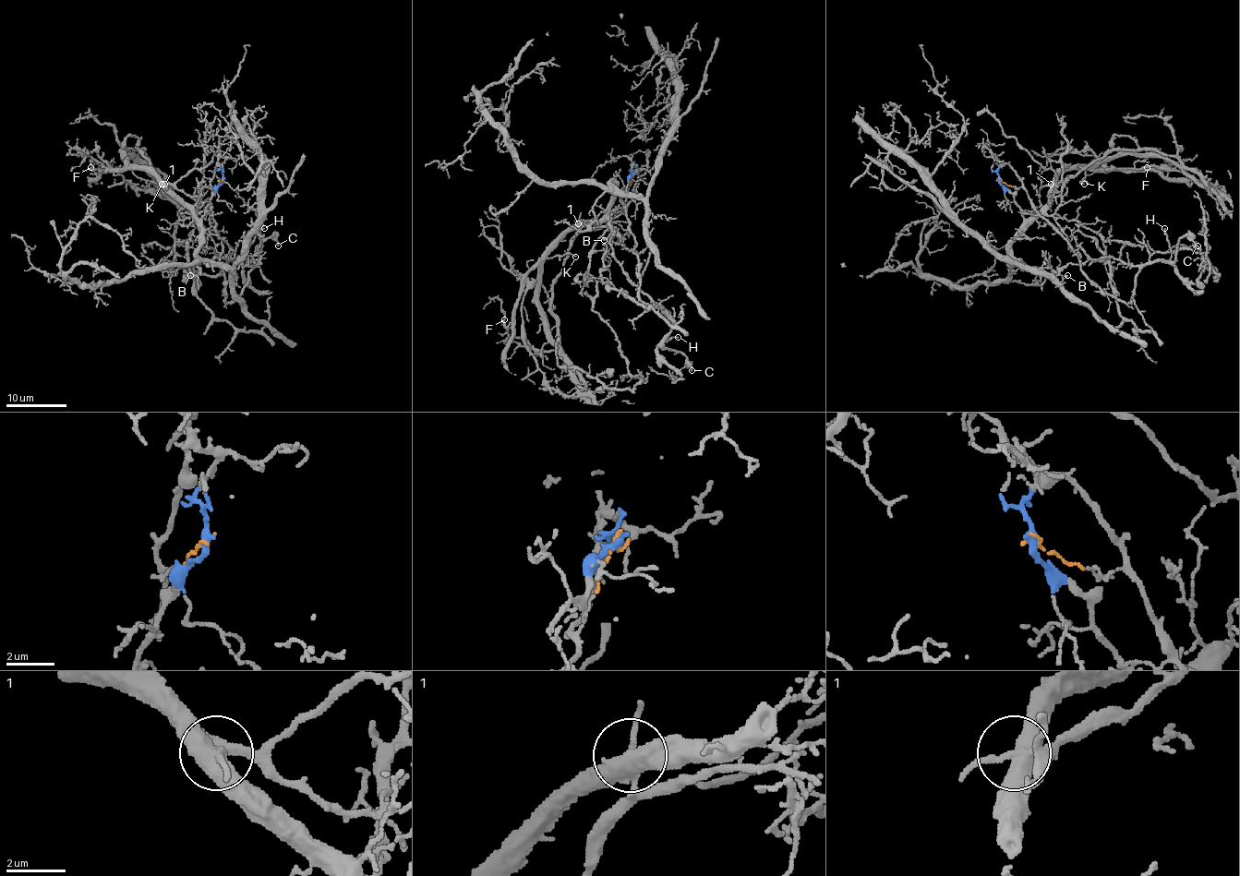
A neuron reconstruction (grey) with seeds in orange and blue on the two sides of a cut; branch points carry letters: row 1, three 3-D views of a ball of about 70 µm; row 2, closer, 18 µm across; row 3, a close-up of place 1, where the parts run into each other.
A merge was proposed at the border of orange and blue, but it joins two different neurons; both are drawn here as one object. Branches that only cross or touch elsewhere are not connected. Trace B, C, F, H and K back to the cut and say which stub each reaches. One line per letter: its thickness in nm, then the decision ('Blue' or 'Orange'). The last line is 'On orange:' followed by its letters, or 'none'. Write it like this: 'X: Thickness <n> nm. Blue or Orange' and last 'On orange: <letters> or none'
B: Thickness 130 nm. Orange
C: Thickness 140 nm. Orange
F: Thickness 100 nm. Blue
H: Thickness 110 nm. Orange
K: Thickness 120 nm. Blue
On orange: B, C, H

